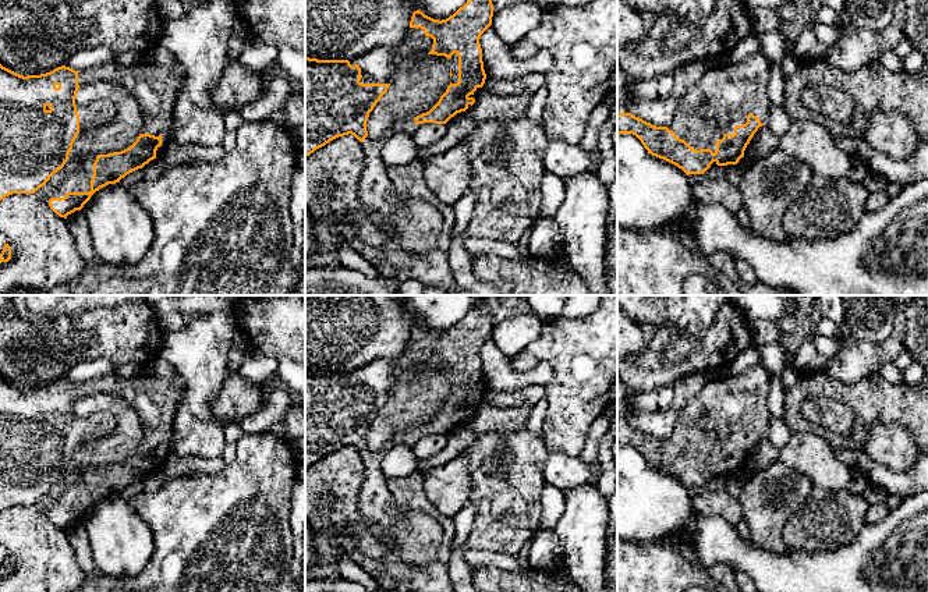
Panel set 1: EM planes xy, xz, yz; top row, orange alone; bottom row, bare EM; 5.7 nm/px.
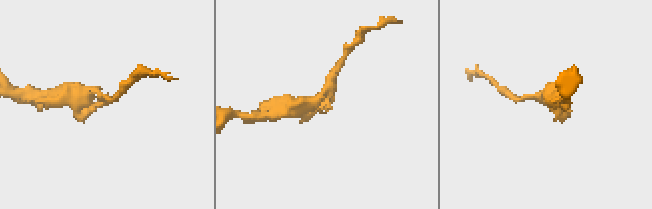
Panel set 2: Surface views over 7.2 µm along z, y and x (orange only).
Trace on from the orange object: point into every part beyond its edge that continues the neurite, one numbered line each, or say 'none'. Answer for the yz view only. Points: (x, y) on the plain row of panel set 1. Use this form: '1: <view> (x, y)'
1: yz (725, 407)

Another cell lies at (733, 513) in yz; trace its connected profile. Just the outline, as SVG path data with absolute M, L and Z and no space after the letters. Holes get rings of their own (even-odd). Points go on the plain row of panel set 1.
M699 490L691 496L691 508L695 515L719 515L737 527L744 518L738 499L726 490Z

